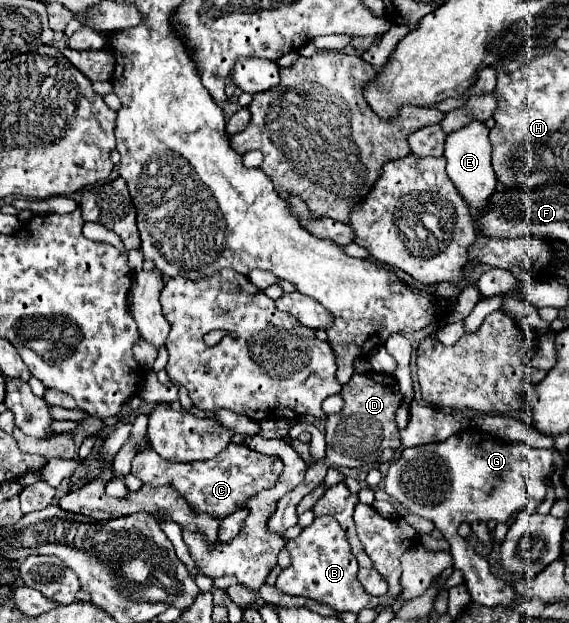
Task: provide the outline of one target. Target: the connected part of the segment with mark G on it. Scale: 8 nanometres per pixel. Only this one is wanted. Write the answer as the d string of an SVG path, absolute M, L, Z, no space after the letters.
M461 431L457 435L451 435L443 443L405 449L401 459L397 459L389 467L383 487L411 513L433 521L443 537L451 543L451 555L455 561L453 567L463 571L473 601L487 607L517 607L517 595L505 595L507 583L497 579L491 573L487 559L477 555L471 545L457 535L457 527L461 523L491 519L507 523L507 519L519 509L535 511L545 499L545 481L551 475L551 465L553 455L549 449L537 449L527 443L509 443L499 437L495 439L489 433L481 435L473 431Z

